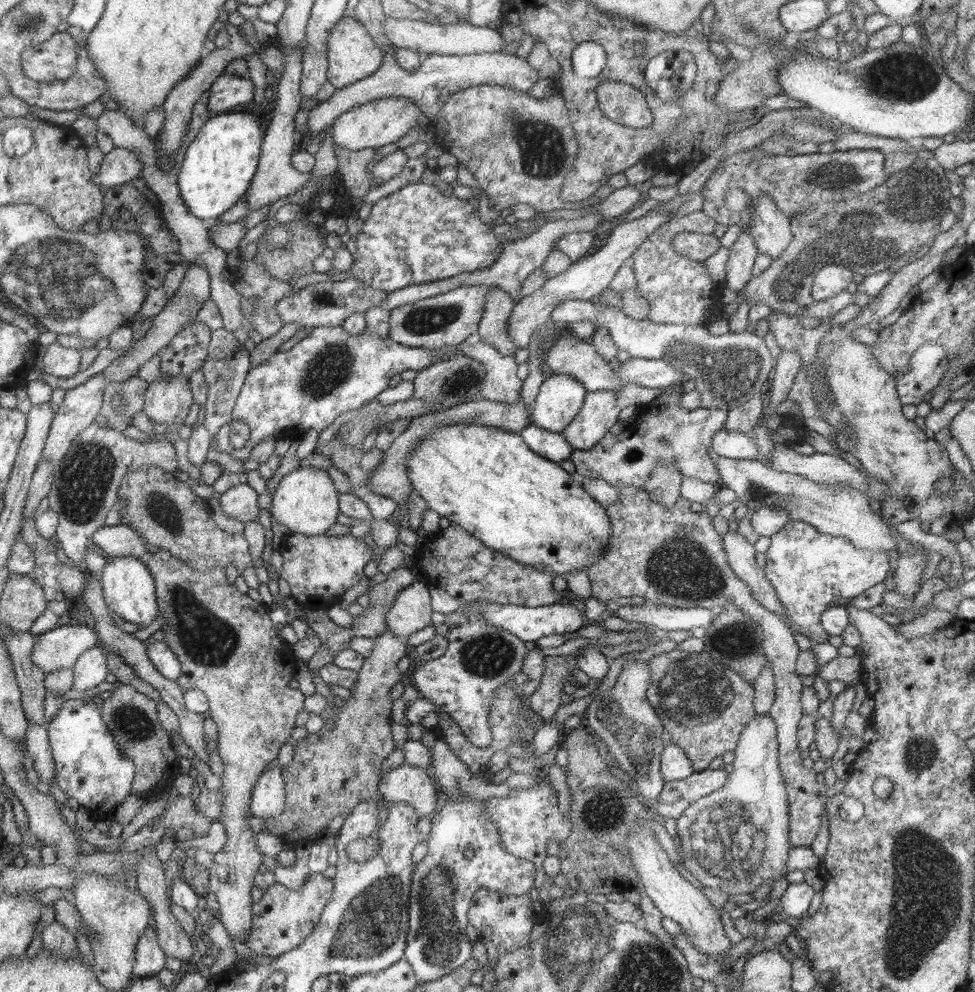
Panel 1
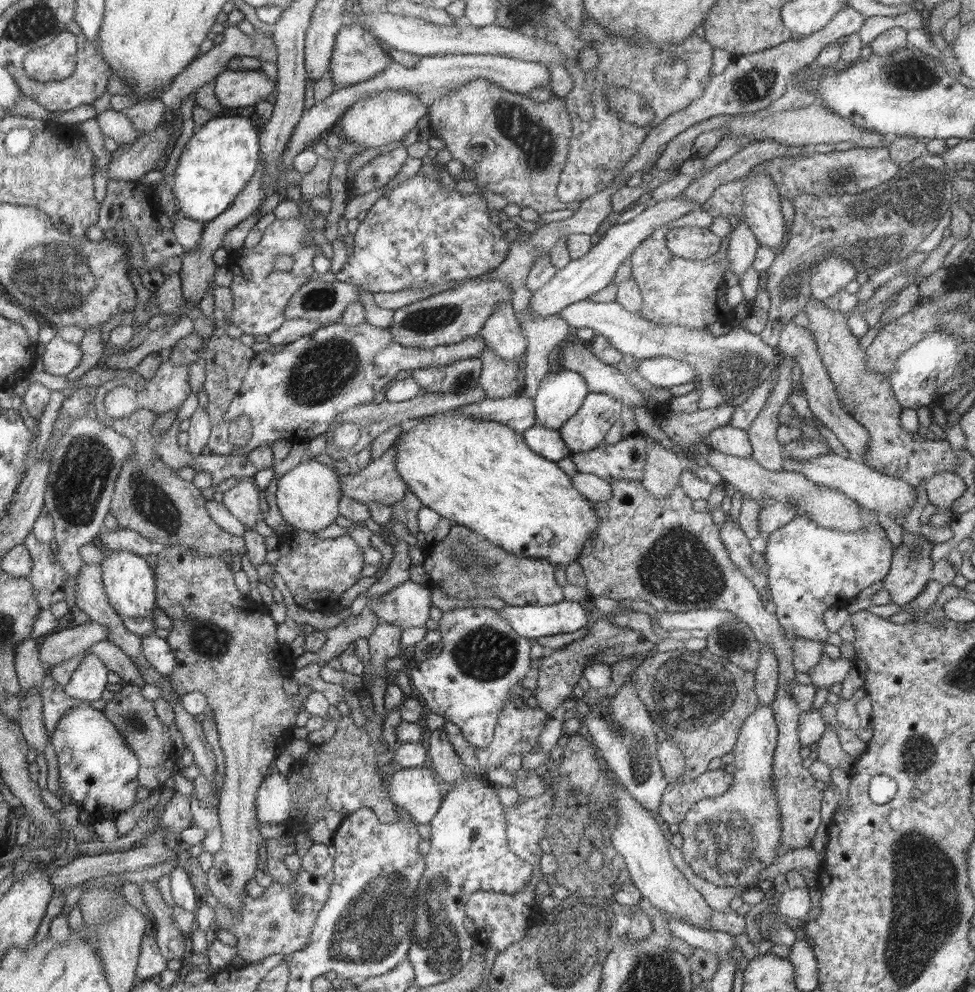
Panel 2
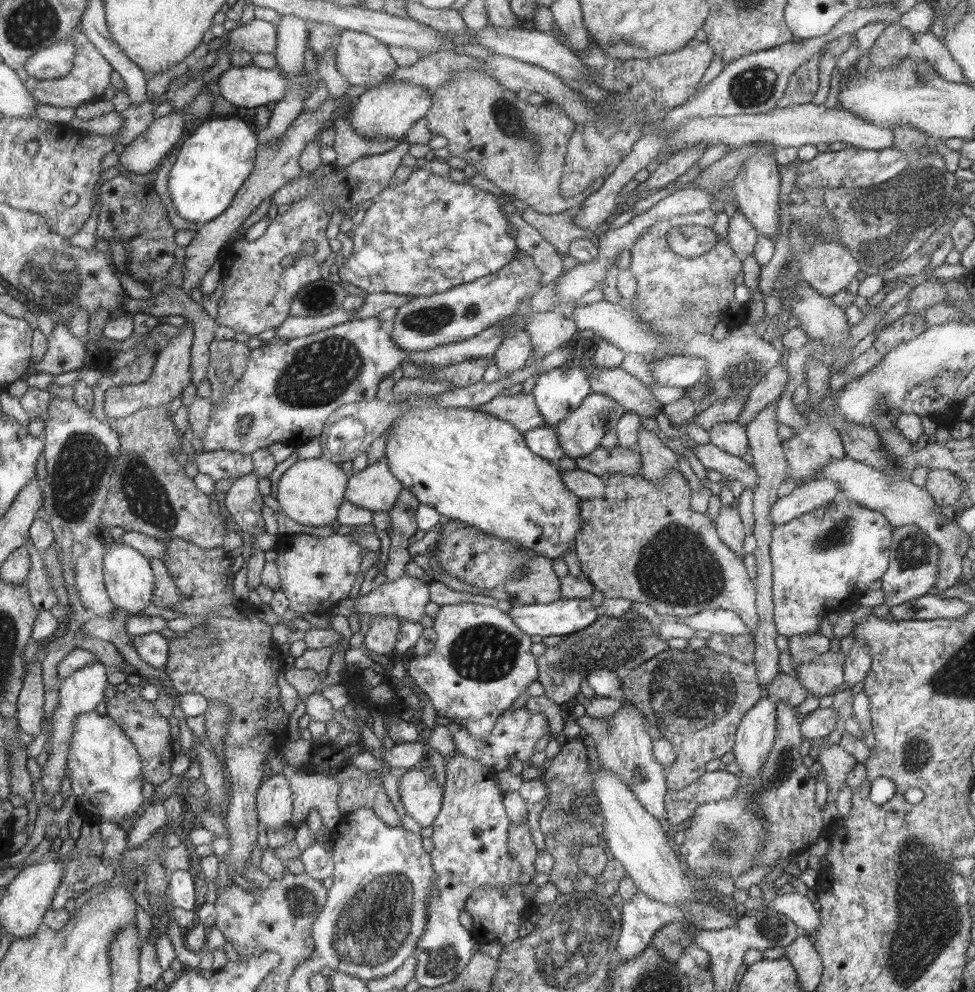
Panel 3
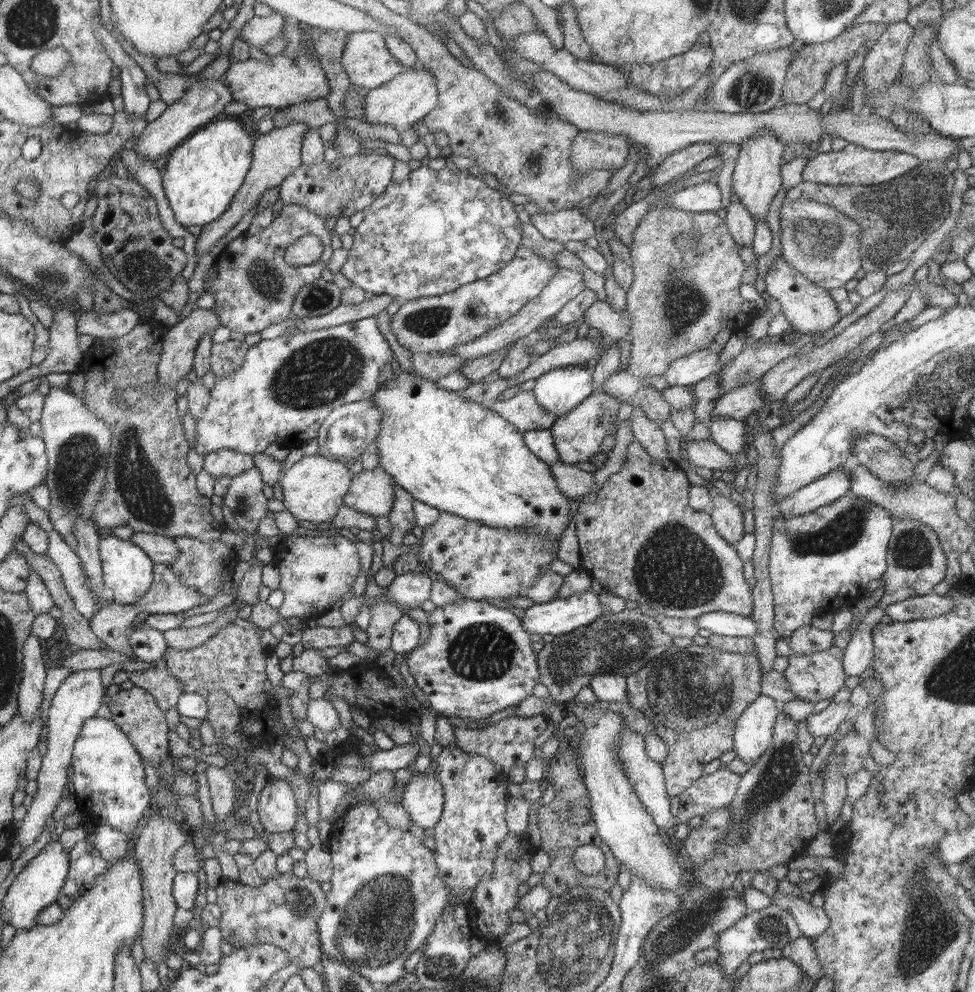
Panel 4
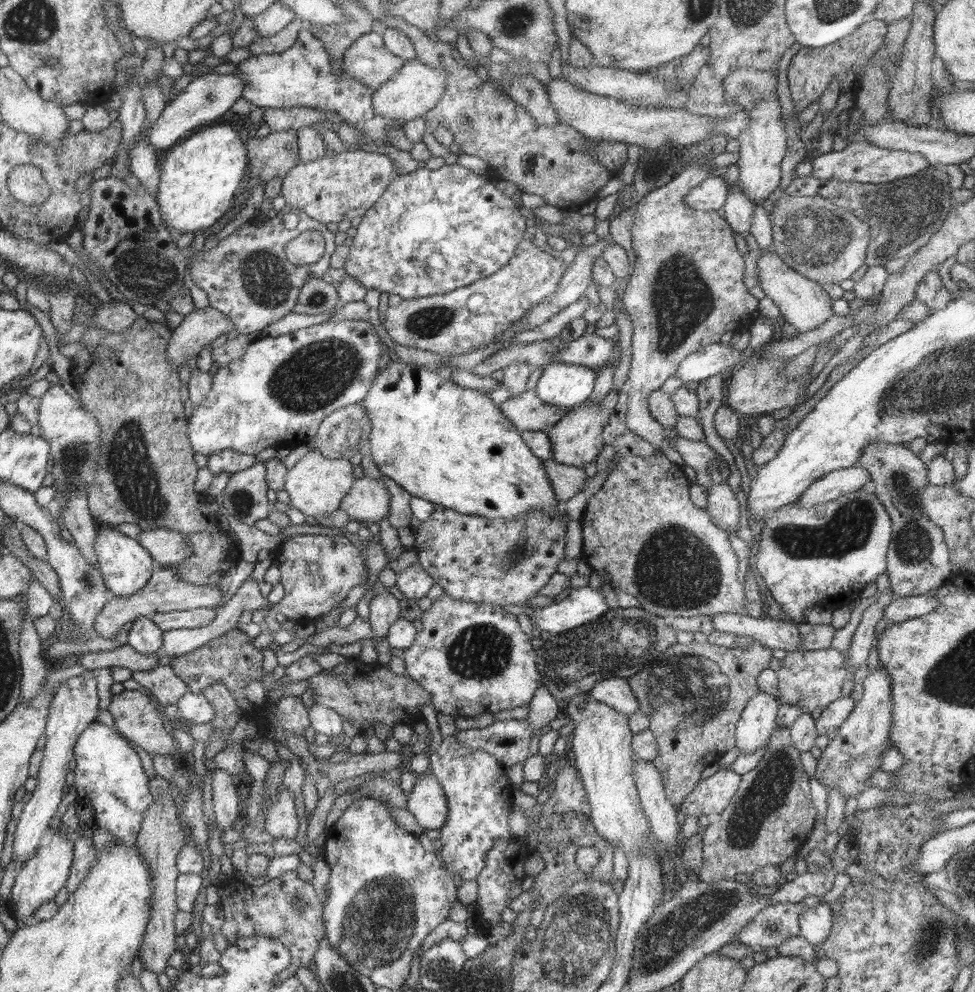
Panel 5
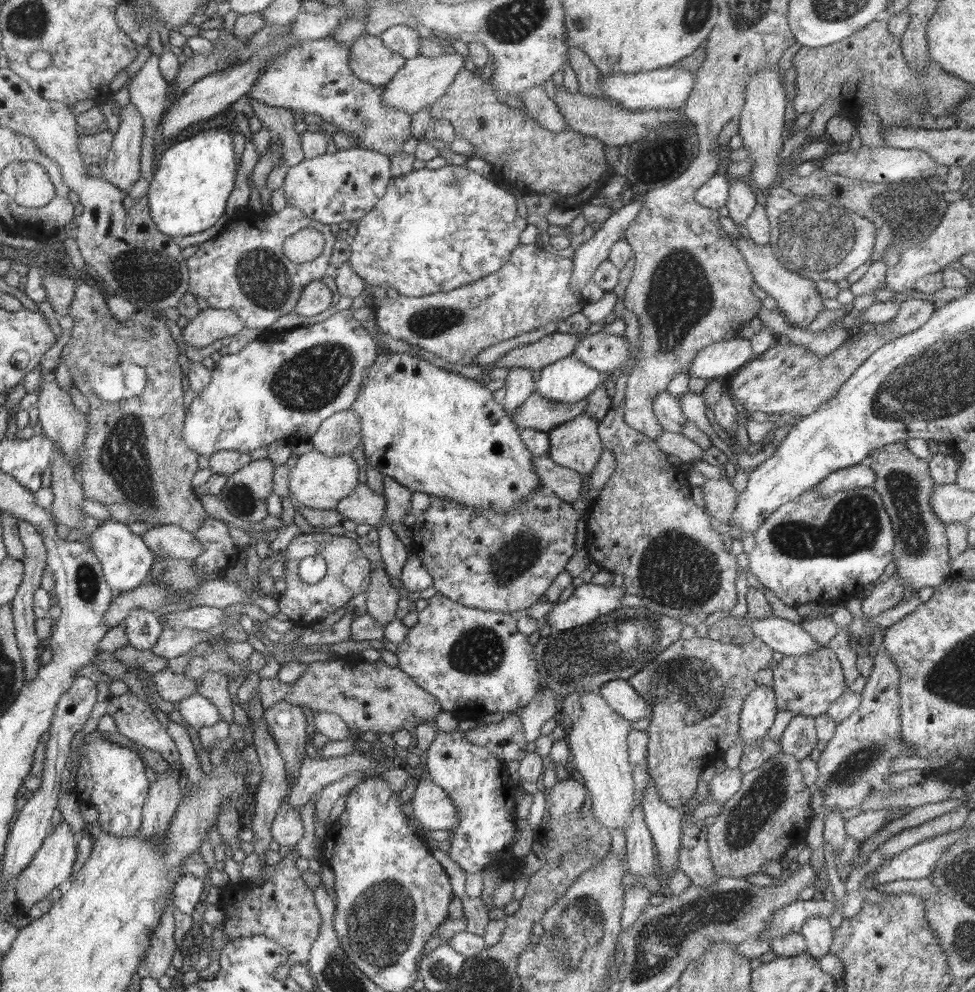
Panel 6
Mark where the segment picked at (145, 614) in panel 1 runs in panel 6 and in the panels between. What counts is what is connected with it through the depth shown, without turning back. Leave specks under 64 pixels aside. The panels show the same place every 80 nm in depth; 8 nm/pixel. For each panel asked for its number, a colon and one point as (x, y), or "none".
2: (129, 582)
3: (130, 582)
4: (128, 571)
5: (127, 566)
6: (127, 561)

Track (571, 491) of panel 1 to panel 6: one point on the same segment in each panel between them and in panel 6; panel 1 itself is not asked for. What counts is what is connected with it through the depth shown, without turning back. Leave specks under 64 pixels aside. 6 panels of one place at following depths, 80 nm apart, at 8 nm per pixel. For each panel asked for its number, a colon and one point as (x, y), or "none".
2: (482, 475)
3: (471, 466)
4: (462, 458)
5: (449, 445)
6: (433, 431)

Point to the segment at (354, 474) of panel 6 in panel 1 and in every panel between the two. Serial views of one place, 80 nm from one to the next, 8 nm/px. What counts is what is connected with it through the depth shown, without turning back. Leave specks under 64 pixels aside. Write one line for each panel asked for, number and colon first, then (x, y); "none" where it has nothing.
1: (305, 501)
2: (307, 496)
3: (310, 492)
4: (314, 488)
5: (317, 485)

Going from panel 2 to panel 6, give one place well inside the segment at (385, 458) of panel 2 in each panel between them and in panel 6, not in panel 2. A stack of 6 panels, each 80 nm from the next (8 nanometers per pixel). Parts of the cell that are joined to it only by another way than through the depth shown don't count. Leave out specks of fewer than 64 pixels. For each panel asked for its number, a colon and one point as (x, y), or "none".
3: (375, 487)
4: (372, 491)
5: (369, 499)
6: (364, 506)

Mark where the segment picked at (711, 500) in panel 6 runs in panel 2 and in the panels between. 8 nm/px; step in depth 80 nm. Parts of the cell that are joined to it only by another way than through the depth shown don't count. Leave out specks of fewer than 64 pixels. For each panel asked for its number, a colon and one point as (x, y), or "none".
2: (737, 544)
3: (731, 530)
4: (727, 515)
5: (723, 506)

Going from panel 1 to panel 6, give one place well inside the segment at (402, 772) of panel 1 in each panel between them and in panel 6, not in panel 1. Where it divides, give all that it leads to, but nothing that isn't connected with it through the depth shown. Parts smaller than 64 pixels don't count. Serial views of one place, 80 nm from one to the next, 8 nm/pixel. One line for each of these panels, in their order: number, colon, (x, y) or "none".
2: (414, 789)
3: (421, 795)
4: (422, 797)
5: (426, 801)
6: (434, 809)

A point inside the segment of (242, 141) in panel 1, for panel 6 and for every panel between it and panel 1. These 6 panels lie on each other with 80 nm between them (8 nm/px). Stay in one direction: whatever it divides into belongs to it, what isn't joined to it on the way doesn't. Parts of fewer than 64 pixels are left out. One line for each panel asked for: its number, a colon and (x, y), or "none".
2: (217, 163)
3: (212, 164)
4: (201, 177)
5: (199, 177)
6: (192, 180)

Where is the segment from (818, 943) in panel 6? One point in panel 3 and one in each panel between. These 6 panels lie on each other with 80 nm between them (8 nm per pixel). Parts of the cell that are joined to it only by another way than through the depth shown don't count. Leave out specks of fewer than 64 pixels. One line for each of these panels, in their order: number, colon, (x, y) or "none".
3: (797, 907)
4: (811, 921)
5: (815, 923)

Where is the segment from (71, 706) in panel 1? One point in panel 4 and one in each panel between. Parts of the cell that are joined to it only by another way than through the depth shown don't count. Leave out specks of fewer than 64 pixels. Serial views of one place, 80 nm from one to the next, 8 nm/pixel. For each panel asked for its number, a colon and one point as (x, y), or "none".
2: (96, 768)
3: (104, 773)
4: (107, 773)

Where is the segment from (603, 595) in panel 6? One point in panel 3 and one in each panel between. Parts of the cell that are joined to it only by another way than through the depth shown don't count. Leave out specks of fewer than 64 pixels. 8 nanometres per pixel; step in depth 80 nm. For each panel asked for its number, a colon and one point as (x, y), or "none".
3: (563, 617)
4: (563, 615)
5: (584, 604)

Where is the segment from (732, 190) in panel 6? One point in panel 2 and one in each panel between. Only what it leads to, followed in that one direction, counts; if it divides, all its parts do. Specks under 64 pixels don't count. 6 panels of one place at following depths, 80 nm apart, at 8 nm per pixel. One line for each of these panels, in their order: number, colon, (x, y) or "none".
2: (742, 247)
3: (742, 236)
4: (740, 223)
5: (738, 209)

